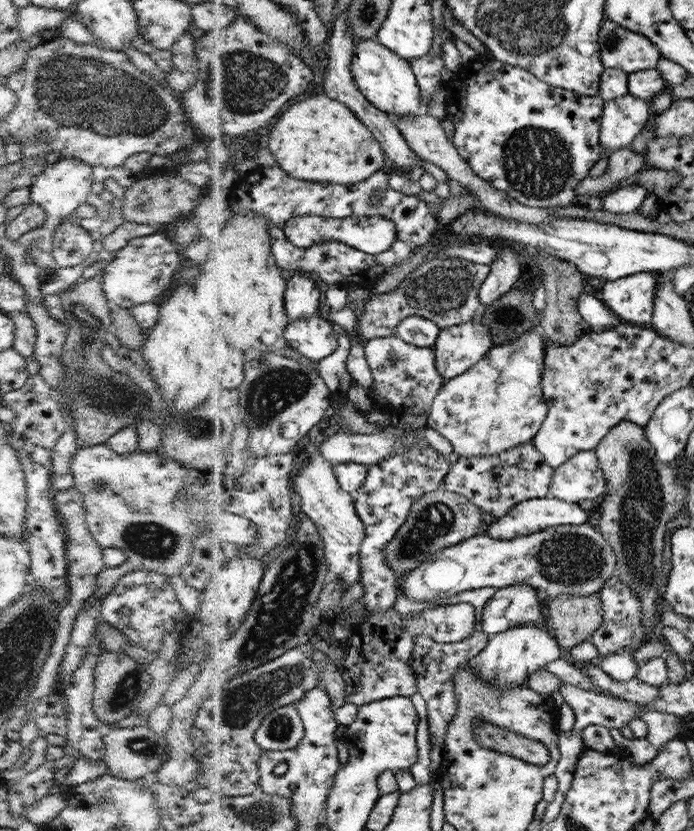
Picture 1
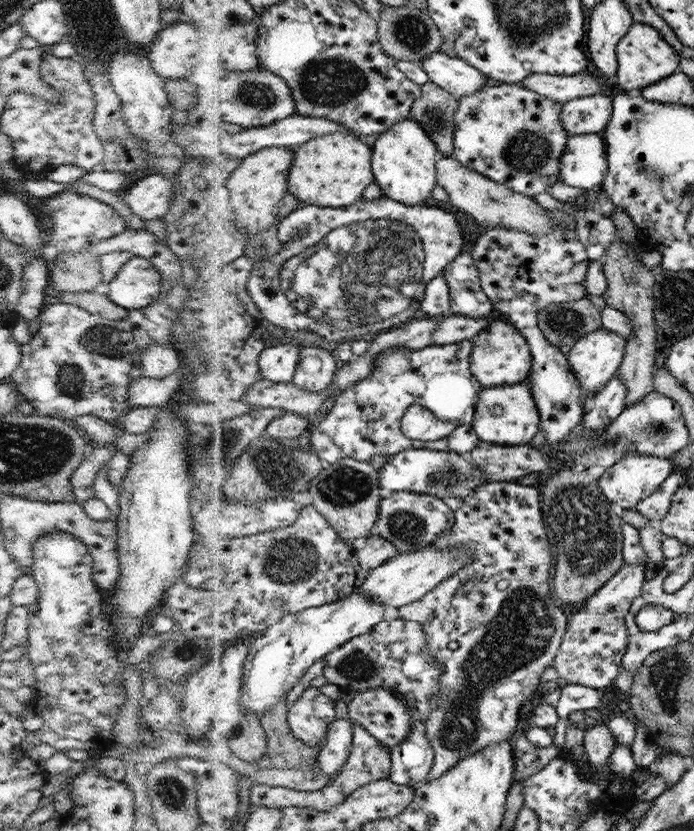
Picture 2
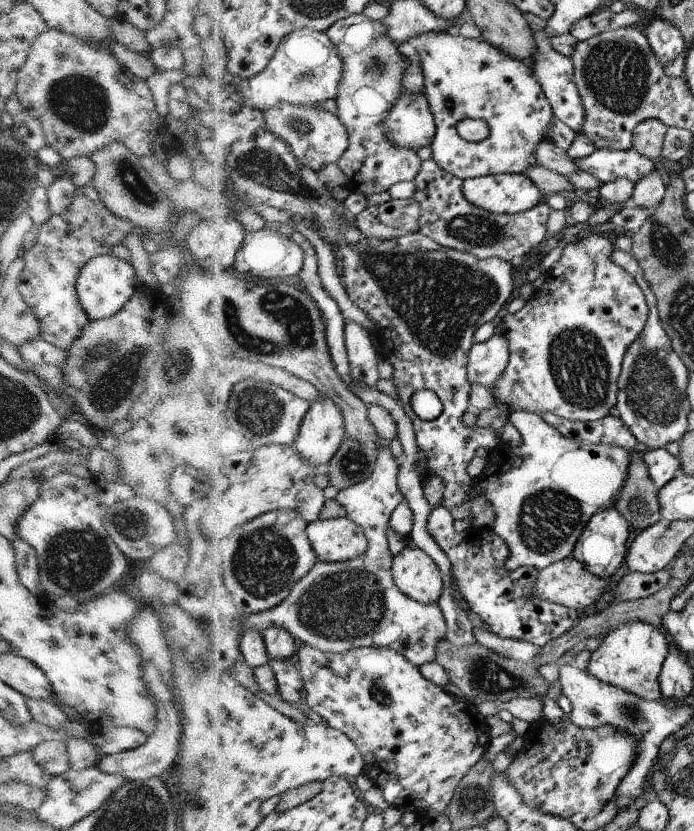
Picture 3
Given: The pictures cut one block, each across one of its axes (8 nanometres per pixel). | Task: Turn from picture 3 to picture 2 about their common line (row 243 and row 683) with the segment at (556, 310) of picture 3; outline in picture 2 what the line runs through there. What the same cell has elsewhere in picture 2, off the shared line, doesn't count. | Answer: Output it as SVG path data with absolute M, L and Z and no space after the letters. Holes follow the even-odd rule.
M625 564L591 596L582 610L572 614L572 624L568 625L563 647L560 648L560 654L554 662L558 675L565 678L567 684L601 690L614 682L622 668L623 656L630 645L630 634L627 632L628 611L634 600L642 594L643 584L646 582L645 571L649 565Z

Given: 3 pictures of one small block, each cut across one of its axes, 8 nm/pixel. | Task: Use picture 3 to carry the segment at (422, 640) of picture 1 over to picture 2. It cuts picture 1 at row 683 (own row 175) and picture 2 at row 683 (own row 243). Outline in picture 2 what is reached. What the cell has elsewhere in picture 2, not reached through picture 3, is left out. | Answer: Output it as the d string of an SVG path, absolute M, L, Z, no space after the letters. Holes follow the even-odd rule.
M517 481L488 482L476 487L462 507L455 512L454 531L442 535L436 545L468 547L474 562L466 564L452 578L432 590L418 602L399 609L399 618L420 622L428 632L429 648L436 656L436 664L444 670L440 677L440 693L436 697L436 711L428 723L428 740L435 749L435 767L426 782L448 774L460 759L476 754L484 747L504 742L518 728L520 706L529 702L540 686L540 676L554 664L560 642L569 620L550 596L550 542L540 514L540 494L536 485L520 486Z

